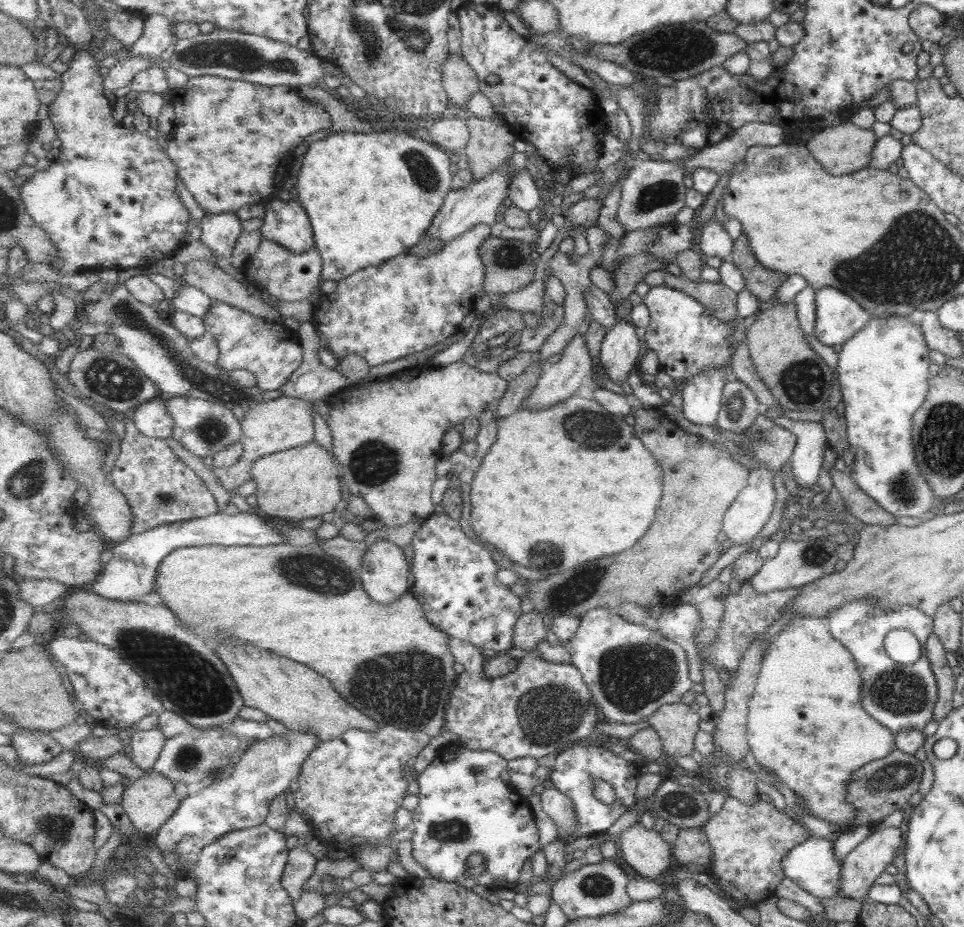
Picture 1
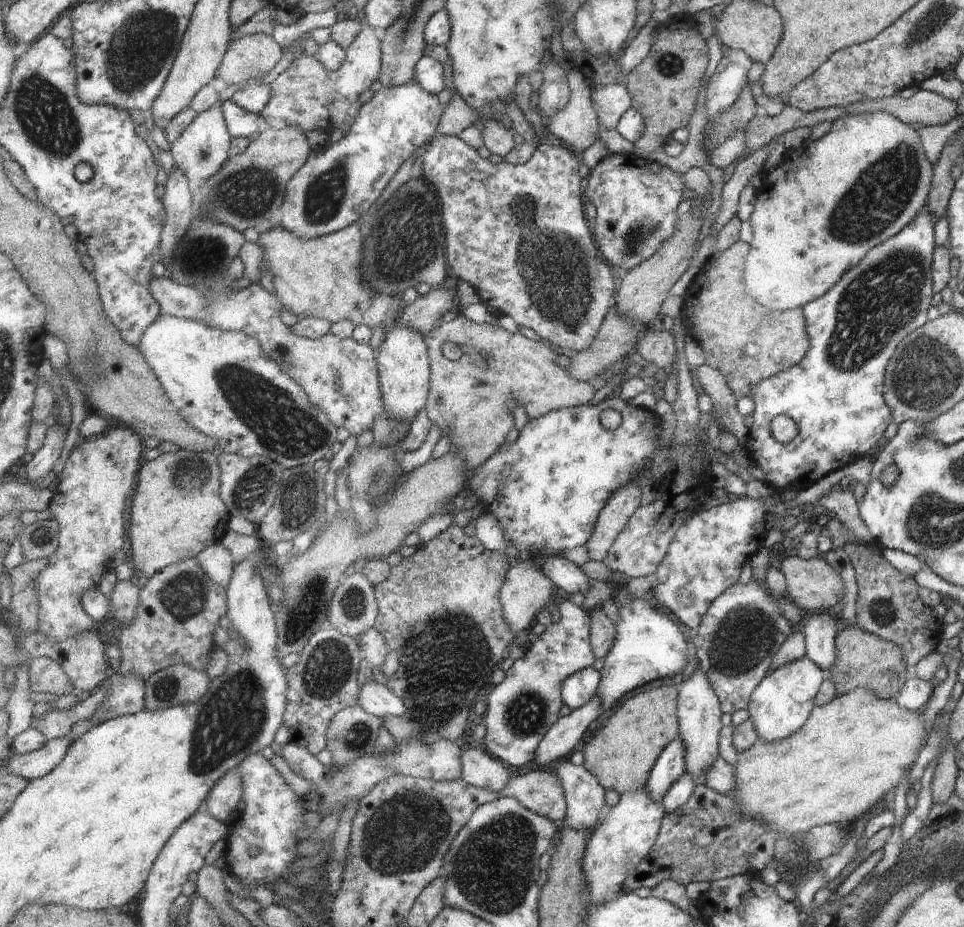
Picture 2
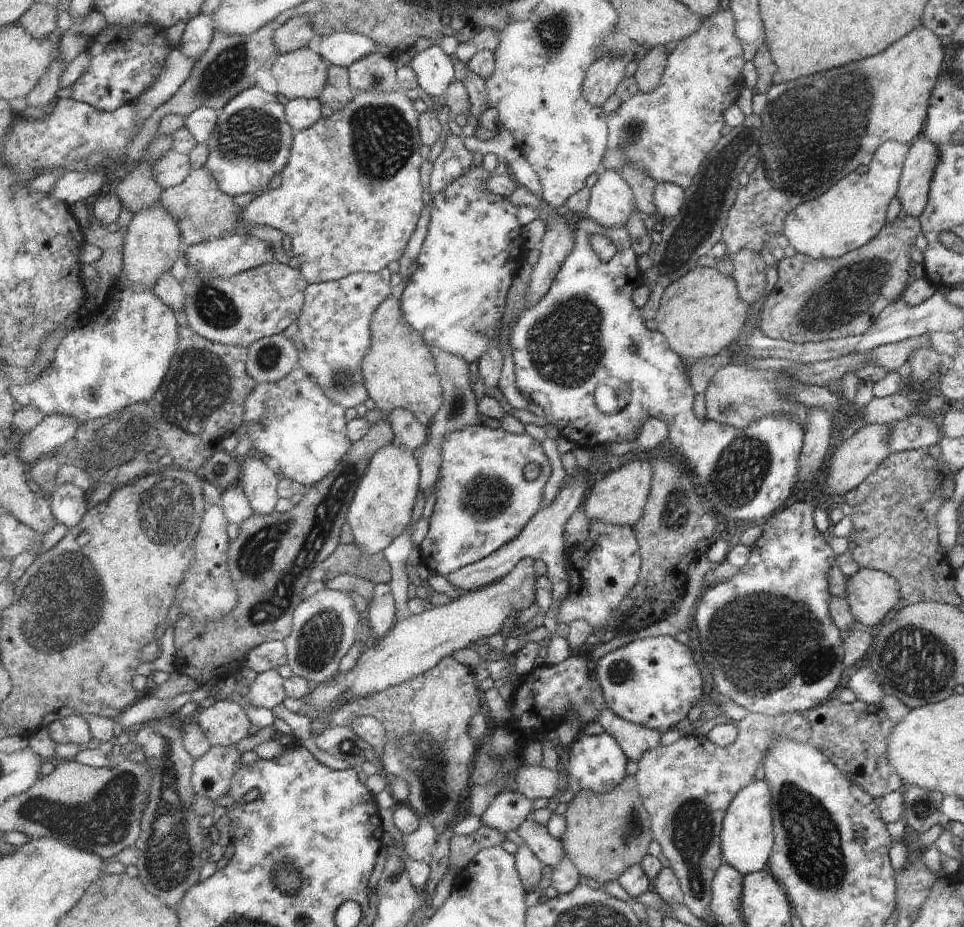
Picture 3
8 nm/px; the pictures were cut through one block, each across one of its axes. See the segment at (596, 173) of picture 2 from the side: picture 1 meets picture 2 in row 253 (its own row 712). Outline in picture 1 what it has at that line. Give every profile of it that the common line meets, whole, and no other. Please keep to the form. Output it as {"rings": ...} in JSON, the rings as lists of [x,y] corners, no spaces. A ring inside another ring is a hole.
{"rings":[[[595,607],[585,613],[575,636],[563,645],[572,654],[571,662],[581,672],[609,723],[647,721],[665,704],[681,703],[693,688],[683,646],[654,630],[652,625],[629,622],[612,609]]]}

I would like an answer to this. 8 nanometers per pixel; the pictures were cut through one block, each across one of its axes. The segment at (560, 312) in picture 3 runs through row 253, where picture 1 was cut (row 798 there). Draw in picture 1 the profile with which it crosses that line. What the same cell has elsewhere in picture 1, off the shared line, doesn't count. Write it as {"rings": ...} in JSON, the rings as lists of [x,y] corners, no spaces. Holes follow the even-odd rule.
{"rings":[[[580,742],[568,749],[560,750],[550,768],[547,784],[558,788],[573,799],[575,809],[577,809],[577,819],[579,819],[579,826],[575,832],[571,832],[571,834],[558,833],[557,839],[570,842],[579,837],[603,833],[605,830],[609,830],[636,803],[637,787],[641,776],[639,762],[620,758],[601,743],[593,745]],[[597,779],[607,780],[615,787],[617,800],[613,804],[605,804],[601,800],[597,800]]]}

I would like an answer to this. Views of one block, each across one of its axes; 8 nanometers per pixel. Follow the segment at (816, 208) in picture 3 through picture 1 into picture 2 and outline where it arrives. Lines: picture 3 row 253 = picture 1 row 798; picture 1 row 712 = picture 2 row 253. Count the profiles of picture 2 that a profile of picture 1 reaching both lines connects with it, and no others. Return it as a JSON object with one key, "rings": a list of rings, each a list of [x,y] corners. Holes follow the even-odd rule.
{"rings":[[[886,112],[850,114],[832,121],[823,136],[803,145],[800,148],[789,148],[784,151],[780,163],[771,170],[762,172],[761,187],[757,191],[756,199],[750,214],[752,239],[748,248],[748,256],[744,260],[743,282],[745,294],[749,295],[757,304],[769,310],[793,310],[803,304],[811,302],[825,294],[843,275],[853,268],[873,247],[884,243],[888,238],[896,235],[907,226],[919,211],[924,208],[932,179],[932,167],[925,158],[917,128],[903,124],[897,117]]]}

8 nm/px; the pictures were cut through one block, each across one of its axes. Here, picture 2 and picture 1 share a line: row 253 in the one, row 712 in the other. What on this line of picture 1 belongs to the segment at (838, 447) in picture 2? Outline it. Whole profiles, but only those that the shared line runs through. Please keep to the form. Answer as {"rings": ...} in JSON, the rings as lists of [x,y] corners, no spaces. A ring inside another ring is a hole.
{"rings":[[[869,597],[845,601],[827,613],[829,633],[853,654],[853,661],[857,662],[857,670],[863,678],[859,698],[861,707],[893,734],[909,729],[921,730],[931,720],[937,687],[929,661],[923,653],[913,664],[893,662],[883,650],[883,637],[891,629],[905,629],[915,635],[923,649],[927,635],[932,631],[931,622],[929,615],[911,605],[887,611]]]}

